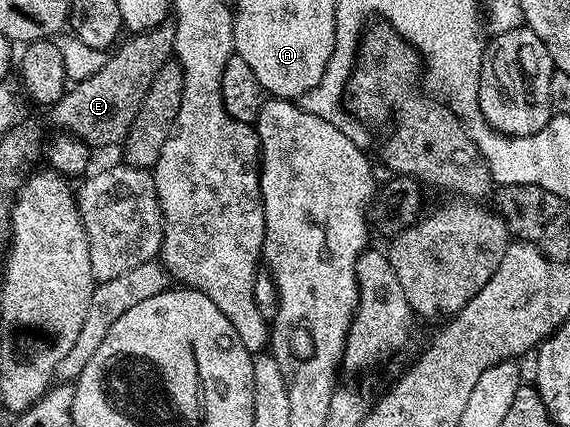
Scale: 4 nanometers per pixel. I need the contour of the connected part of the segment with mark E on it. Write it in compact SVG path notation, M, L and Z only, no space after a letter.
M171 21L160 23L152 31L131 33L126 37L127 40L124 38L104 58L103 67L97 69L97 73L72 82L57 104L59 123L63 126L60 128L64 132L77 136L82 143L86 143L92 149L111 147L114 143L115 146L122 144L133 125L133 117L137 117L137 109L141 109L141 101L145 101L145 93L149 93L149 85L153 85L153 77L157 77L157 69L161 69L161 65L169 62L175 50L175 25Z

